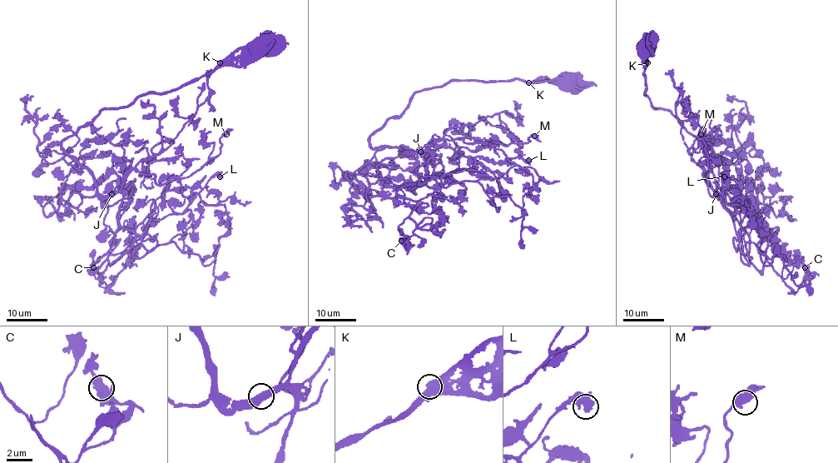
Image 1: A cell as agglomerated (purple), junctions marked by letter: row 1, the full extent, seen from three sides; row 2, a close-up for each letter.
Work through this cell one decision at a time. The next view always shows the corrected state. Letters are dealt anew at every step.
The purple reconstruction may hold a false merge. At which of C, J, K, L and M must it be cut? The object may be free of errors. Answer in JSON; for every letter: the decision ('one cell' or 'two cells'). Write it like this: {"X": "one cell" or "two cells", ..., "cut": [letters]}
{"C": "one cell", "J": "one cell", "K": "one cell", "L": "one cell", "M": "one cell", "cut": []}

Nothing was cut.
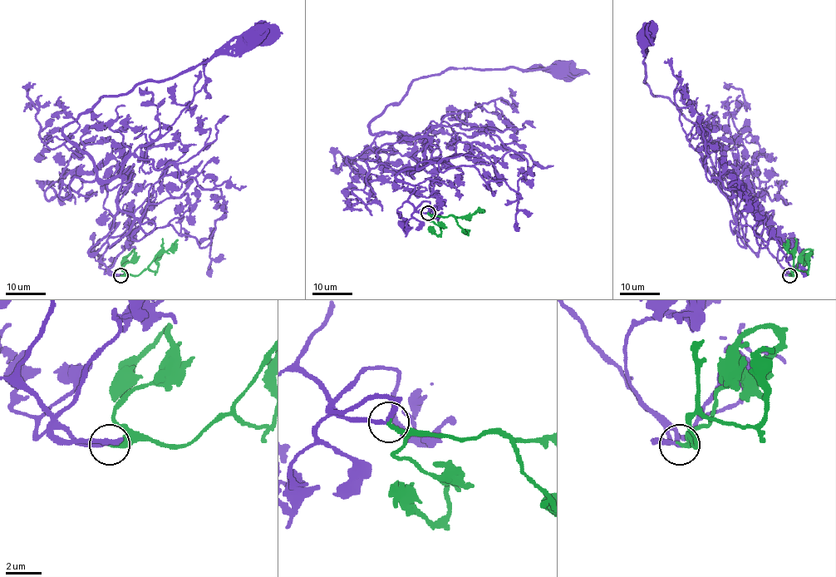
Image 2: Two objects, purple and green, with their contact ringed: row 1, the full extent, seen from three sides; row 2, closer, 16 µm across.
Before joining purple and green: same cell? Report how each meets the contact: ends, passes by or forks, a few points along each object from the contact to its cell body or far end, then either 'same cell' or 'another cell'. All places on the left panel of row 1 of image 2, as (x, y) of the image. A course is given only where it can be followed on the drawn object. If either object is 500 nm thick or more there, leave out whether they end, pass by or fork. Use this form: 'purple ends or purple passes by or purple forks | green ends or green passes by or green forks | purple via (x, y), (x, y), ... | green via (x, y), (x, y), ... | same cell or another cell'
purple passes by | green ends | purple via (120, 275), (107, 243), (88, 251), (122, 180), (102, 180), (62, 129), (253, 37) | green via (120, 275), (139, 275), (158, 254), (169, 249), (177, 239) | same cell

